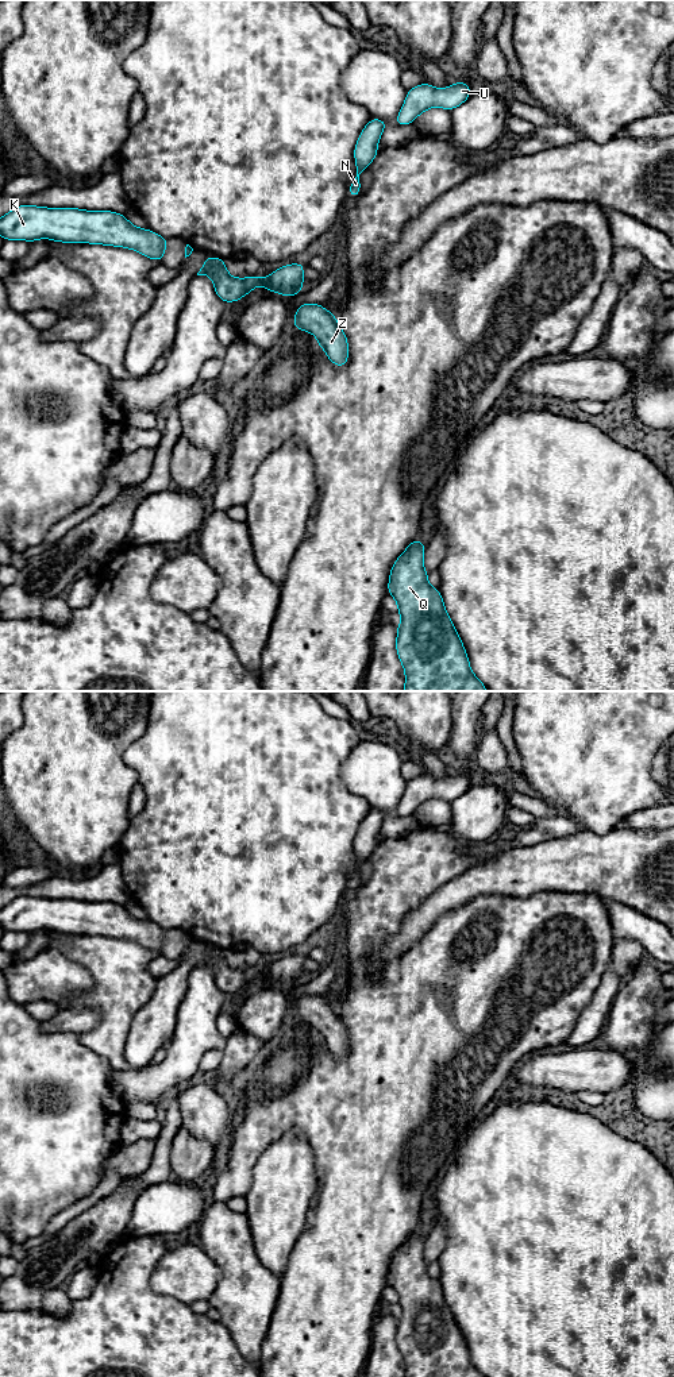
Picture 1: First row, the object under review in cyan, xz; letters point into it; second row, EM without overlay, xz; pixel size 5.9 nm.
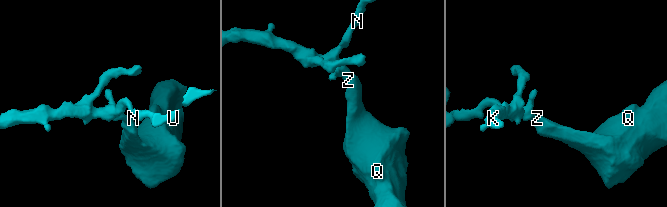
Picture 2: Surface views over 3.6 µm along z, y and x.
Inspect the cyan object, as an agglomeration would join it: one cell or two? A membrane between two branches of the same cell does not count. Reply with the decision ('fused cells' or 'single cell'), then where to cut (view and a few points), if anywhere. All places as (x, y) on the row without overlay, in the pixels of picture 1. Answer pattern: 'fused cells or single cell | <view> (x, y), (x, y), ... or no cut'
single cell | no cut

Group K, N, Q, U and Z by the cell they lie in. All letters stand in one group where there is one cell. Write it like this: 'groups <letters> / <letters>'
groups K N Q U Z

